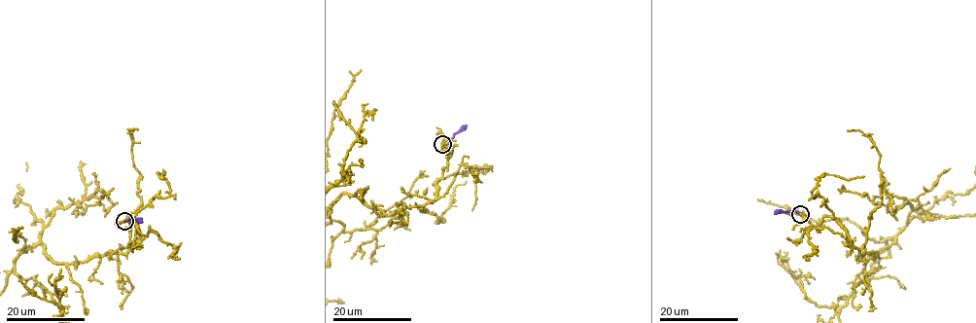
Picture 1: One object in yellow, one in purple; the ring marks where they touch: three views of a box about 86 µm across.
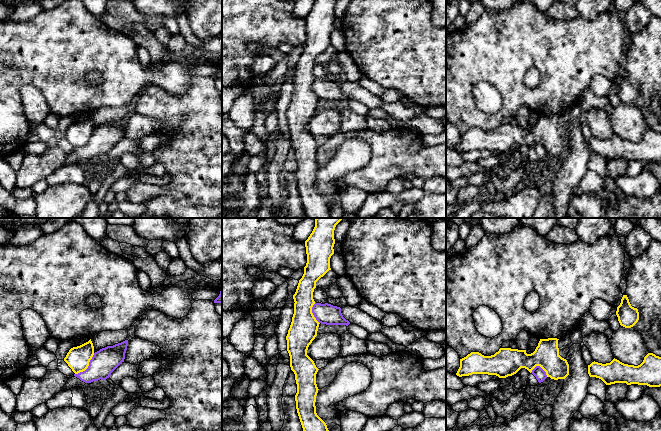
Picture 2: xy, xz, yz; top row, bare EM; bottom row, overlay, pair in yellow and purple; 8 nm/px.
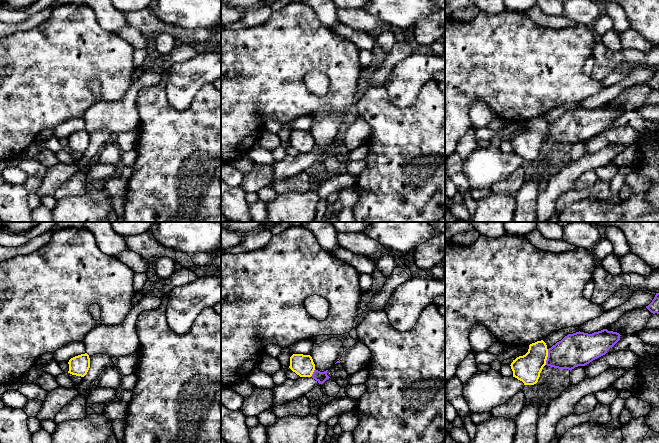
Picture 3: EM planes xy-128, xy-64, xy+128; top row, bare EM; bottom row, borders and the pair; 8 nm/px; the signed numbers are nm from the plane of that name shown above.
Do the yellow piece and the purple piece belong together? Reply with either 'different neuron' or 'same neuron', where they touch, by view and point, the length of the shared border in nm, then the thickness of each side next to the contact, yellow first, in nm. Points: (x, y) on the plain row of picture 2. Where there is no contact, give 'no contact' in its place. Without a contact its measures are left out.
different neuron | xy (88, 141) | 240 nm | 190/200 nm

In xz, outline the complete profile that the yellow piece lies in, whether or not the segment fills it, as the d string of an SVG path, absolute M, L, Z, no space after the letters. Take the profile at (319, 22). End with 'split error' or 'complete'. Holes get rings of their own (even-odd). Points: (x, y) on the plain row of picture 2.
M315 0L315 3L305 17L307 39L304 43L304 50L299 56L294 75L294 90L292 98L286 112L287 127L290 132L290 143L295 150L297 160L297 169L295 171L297 189L308 218L331 218L330 207L326 199L316 189L316 172L318 163L316 160L316 150L318 144L314 137L307 131L309 121L317 112L319 98L312 89L312 83L315 80L313 68L316 64L316 58L323 53L330 44L330 34L334 30L334 6L337 0Z; complete

